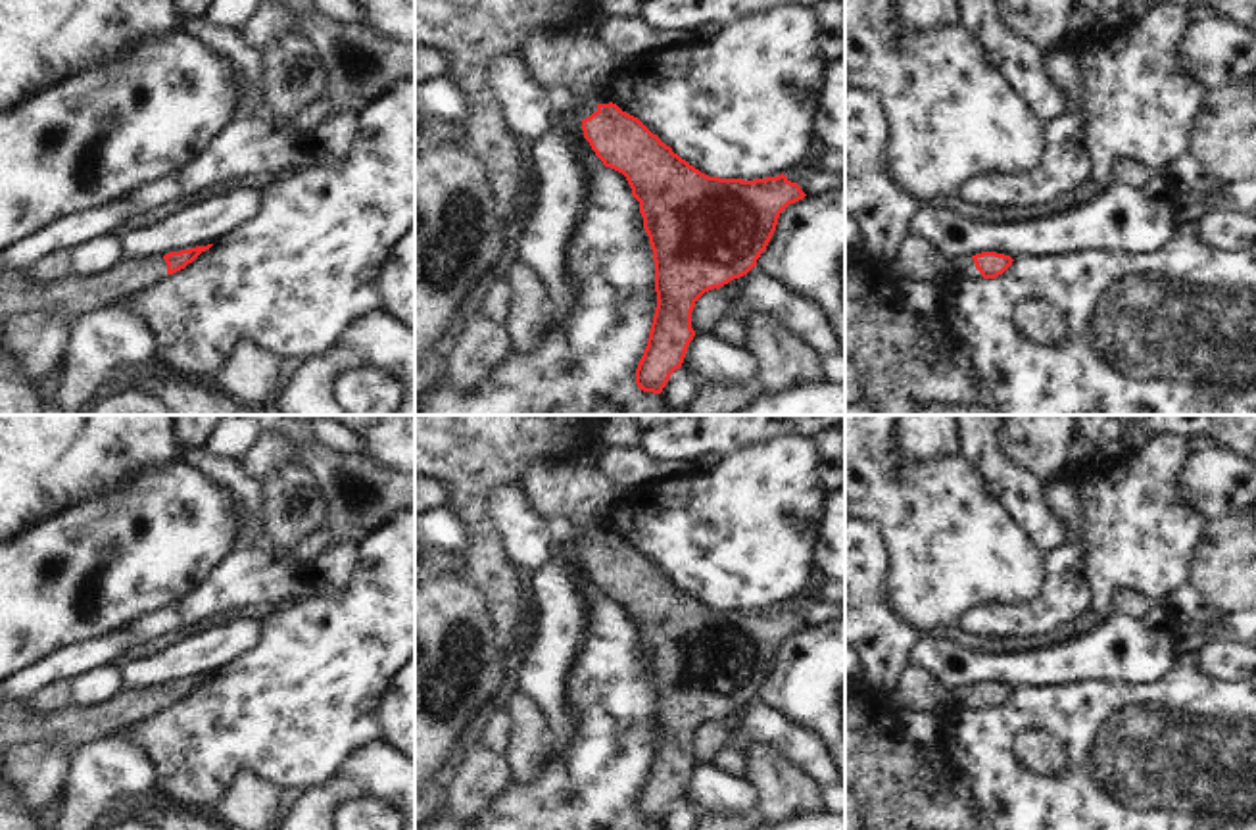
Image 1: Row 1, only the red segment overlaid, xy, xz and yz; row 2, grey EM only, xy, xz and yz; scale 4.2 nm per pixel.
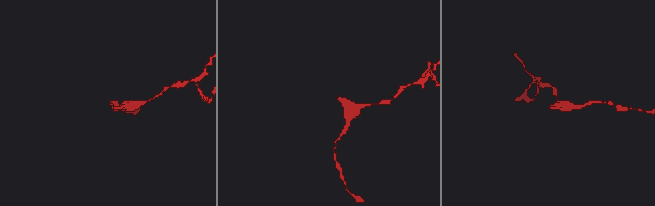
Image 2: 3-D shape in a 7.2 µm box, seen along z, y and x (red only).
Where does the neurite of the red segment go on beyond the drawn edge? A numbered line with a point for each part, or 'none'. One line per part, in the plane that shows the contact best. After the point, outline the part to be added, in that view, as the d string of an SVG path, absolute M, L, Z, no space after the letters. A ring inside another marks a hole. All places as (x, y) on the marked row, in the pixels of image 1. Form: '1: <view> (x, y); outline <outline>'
1: xz (582, 106); outline M578 98L572 102L572 110L580 119L580 127L582 127L582 121L590 117L593 111L597 111L597 102L593 98Z

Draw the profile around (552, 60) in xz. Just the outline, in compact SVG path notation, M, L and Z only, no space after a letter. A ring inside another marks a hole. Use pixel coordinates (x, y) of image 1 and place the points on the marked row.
M536 27L520 46L520 58L530 81L545 96L567 83L605 85L624 63L624 58L599 38L576 37L572 31L553 35Z

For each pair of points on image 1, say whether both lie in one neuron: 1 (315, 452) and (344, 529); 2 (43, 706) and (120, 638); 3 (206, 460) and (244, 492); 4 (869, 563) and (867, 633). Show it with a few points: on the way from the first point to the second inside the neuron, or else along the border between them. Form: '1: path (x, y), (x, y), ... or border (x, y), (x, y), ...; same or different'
1: path (331, 471), (344, 510); same
2: border (68, 681), (45, 684), (25, 700); different
3: path (216, 469), (235, 483); same
4: path (867, 581), (867, 615); same

